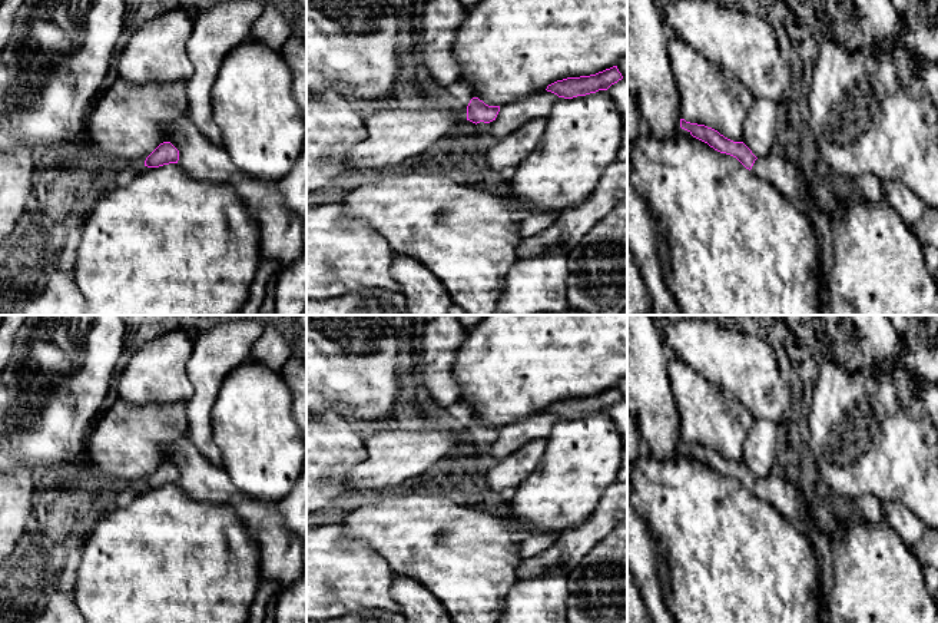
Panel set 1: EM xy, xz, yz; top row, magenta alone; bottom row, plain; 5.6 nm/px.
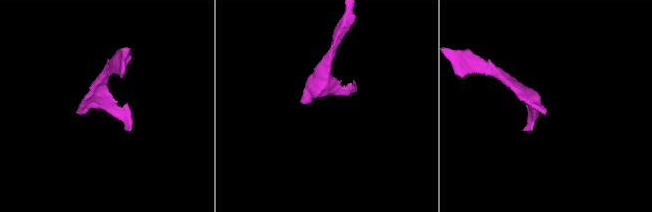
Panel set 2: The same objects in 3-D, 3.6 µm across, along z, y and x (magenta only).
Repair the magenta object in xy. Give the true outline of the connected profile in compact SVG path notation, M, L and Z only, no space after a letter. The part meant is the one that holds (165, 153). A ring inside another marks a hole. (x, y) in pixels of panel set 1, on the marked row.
M160 143L145 160L148 168L159 168L169 163L178 163L179 150L170 143Z

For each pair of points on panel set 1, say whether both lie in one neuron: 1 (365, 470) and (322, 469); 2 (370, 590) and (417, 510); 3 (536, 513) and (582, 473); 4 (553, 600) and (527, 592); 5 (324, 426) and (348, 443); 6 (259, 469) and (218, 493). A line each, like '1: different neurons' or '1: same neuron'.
1: different neurons
2: different neurons
3: same neuron
4: same neuron
5: same neuron
6: different neurons

